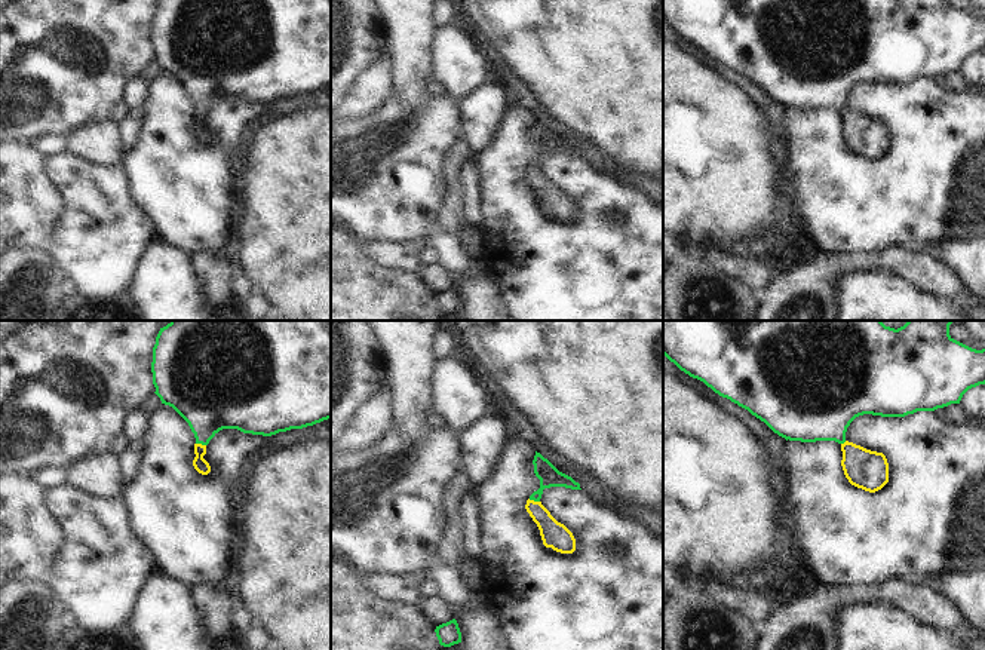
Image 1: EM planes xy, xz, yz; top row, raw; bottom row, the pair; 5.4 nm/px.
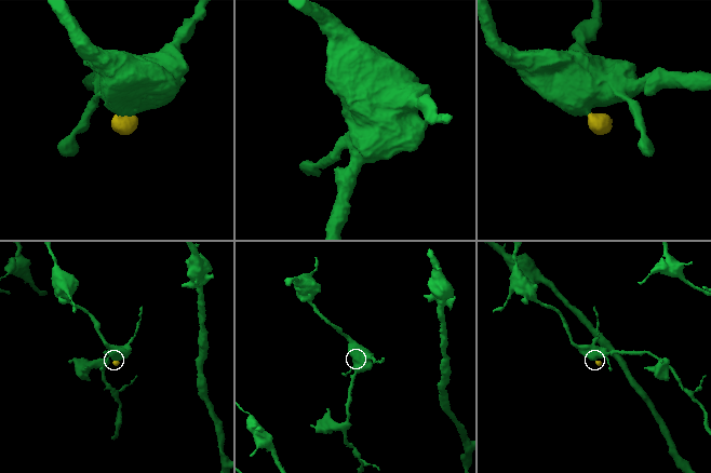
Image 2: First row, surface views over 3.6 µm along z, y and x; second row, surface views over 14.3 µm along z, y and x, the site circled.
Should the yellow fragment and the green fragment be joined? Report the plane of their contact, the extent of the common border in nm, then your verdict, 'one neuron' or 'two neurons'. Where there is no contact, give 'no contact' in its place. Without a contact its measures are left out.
meets yellow in xz; contact 70 nm long; one neuron

